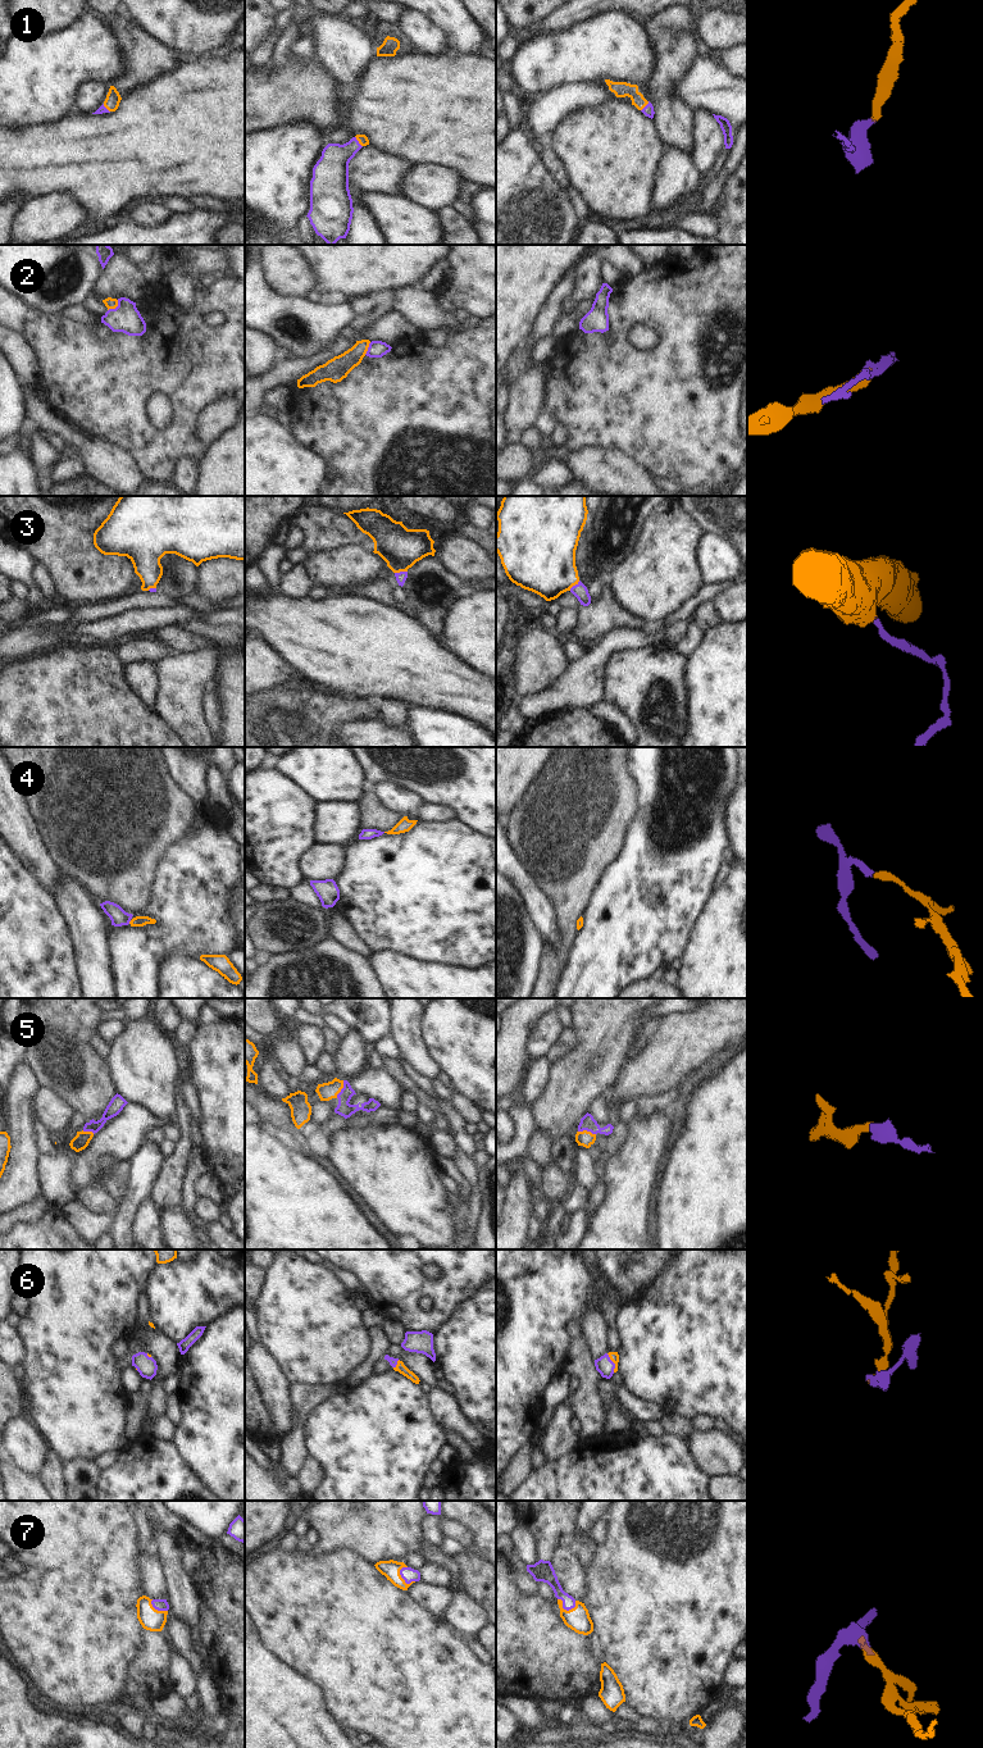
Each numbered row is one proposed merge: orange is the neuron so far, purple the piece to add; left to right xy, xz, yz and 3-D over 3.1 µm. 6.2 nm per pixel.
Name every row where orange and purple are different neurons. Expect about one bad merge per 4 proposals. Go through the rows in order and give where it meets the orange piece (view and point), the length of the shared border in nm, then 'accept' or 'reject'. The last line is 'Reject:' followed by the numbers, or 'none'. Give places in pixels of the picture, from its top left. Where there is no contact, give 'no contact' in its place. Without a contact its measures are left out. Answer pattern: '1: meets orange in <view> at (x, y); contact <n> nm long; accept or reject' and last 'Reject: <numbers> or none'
1: meets orange in xz at (358, 140); contact 80 nm long; accept
2: meets orange in xy at (114, 308); contact 100 nm long; reject
3: meets orange in xz at (400, 570); contact 80 nm long; accept
4: meets orange in xy at (130, 922); contact 30 nm long; accept
5: meets orange in xz at (341, 1088); contact 120 nm long; accept
6: meets orange in yz at (613, 1361); contact 130 nm long; accept
7: meets orange in yz at (563, 1608); contact 130 nm long; accept
Reject: 2

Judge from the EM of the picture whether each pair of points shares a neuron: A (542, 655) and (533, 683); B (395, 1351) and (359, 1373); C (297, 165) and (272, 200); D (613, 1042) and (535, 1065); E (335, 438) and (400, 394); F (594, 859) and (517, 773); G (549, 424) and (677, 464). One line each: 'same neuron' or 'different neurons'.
A: same neuron
B: different neurons
C: same neuron
D: different neurons
E: same neuron
F: different neurons
G: different neurons

